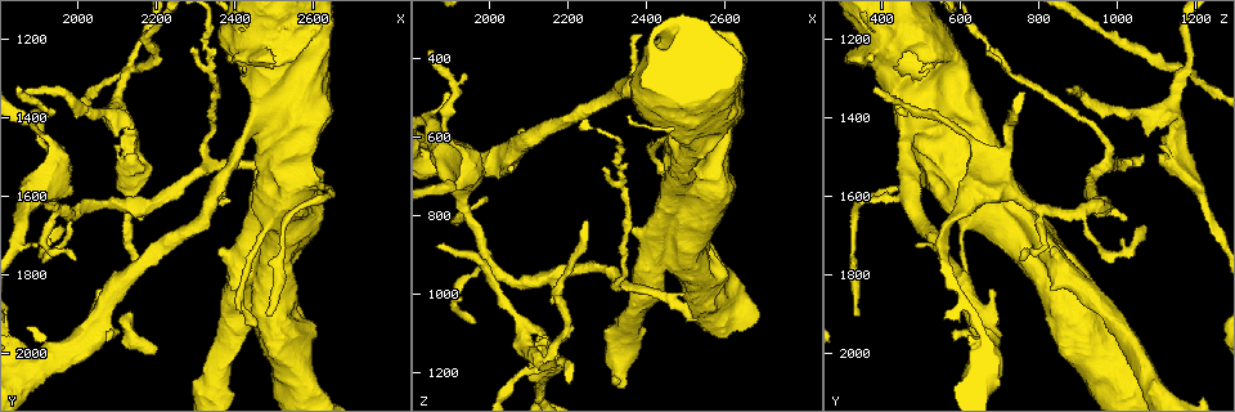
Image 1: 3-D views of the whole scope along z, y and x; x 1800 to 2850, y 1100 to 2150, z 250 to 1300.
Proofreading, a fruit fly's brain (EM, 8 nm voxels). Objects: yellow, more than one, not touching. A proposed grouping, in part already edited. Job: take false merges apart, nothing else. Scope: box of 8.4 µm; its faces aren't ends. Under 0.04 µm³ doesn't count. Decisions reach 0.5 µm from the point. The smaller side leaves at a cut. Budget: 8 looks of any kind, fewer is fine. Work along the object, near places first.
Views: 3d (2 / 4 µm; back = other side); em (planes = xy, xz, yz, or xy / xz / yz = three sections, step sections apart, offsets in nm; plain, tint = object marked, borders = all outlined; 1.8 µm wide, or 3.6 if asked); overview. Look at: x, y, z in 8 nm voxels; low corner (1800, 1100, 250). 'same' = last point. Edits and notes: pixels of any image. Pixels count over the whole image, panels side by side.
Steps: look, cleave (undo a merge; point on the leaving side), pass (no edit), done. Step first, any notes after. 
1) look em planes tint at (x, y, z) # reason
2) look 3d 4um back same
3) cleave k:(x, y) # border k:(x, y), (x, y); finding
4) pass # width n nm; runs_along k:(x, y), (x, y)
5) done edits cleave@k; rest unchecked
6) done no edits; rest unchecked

look em planes tint at (1940, 1540, 675) # four arms meet

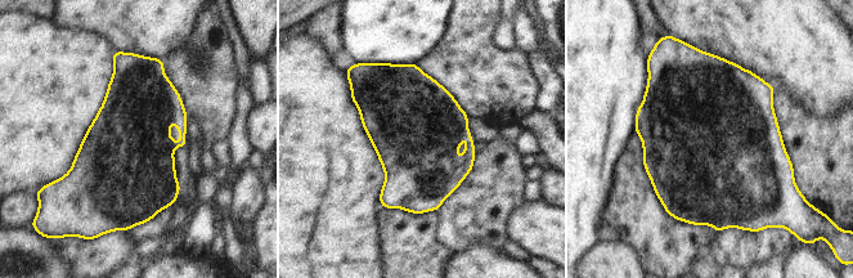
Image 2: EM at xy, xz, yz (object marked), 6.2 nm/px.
pass # one cell here

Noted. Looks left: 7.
look em 3.6um xz step 8 tint at (2595, 1555, 500) # touches itself

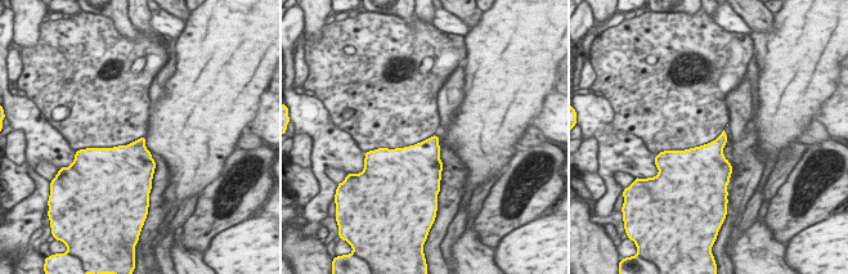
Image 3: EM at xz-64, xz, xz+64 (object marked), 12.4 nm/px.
pass # one cell here

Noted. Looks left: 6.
look 3d 4um at (2520, 1330, 470) # sharp bend

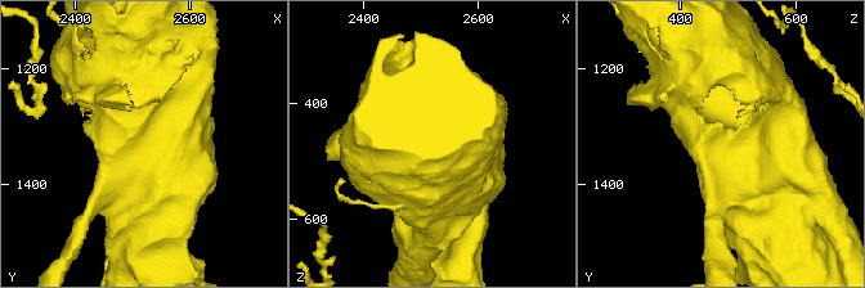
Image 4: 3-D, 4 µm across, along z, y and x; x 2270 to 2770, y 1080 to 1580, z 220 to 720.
look em 3.6um xz step 16 plain at (2515, 1330, 465)

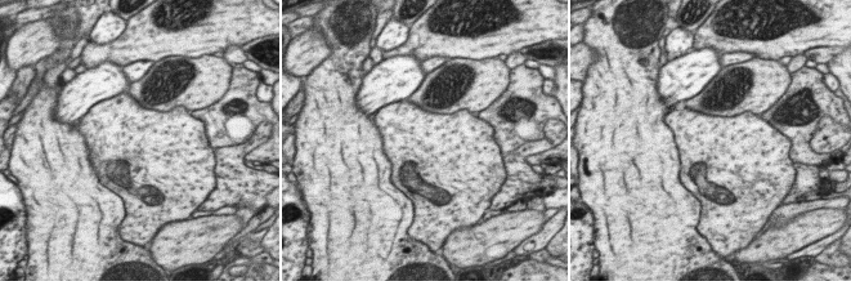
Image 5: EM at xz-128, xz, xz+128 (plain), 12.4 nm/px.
look em 3.6um xz step 16 tint same

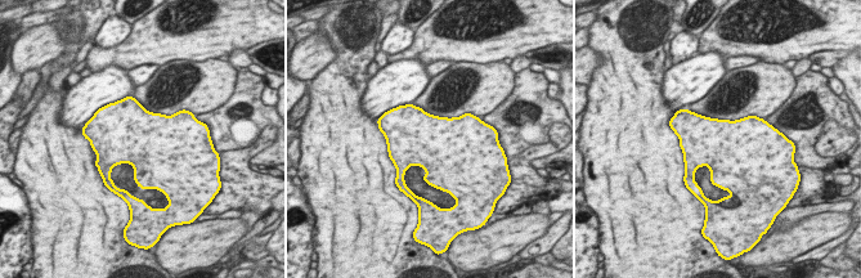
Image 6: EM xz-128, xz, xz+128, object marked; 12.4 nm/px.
pass # one cell here

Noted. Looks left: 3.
done no edits; rest unchecked

